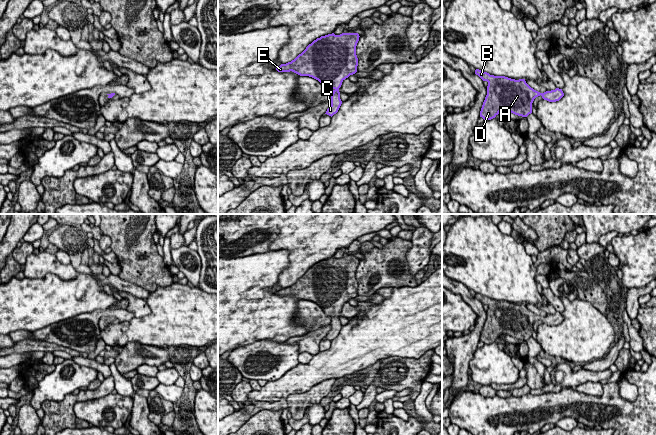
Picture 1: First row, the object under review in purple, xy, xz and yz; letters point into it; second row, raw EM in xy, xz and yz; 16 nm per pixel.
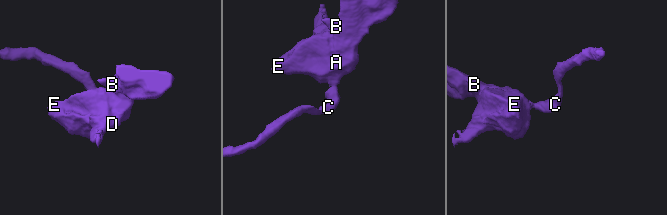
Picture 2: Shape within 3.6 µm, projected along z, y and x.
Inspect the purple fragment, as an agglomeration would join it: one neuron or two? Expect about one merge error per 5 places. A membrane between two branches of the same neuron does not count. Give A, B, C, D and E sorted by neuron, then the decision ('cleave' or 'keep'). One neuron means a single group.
A B C D E; keep

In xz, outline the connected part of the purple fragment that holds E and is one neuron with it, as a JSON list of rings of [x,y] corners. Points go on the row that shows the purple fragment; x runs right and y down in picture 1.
[[[334,33],[321,36],[309,44],[294,60],[281,64],[278,72],[294,72],[300,76],[309,76],[318,80],[321,85],[330,84],[333,93],[331,106],[326,113],[336,114],[342,104],[339,88],[342,82],[357,72],[358,58],[356,46],[358,33]]]

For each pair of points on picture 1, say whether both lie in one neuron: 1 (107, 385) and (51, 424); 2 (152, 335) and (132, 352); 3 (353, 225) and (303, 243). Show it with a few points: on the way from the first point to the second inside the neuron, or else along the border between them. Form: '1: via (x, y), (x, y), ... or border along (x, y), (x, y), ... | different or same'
1: via (93, 394), (75, 398), (64, 410) | same
2: border along (165, 347), (128, 342), (122, 348) | different
3: via (341, 225), (321, 225), (315, 231) | same

